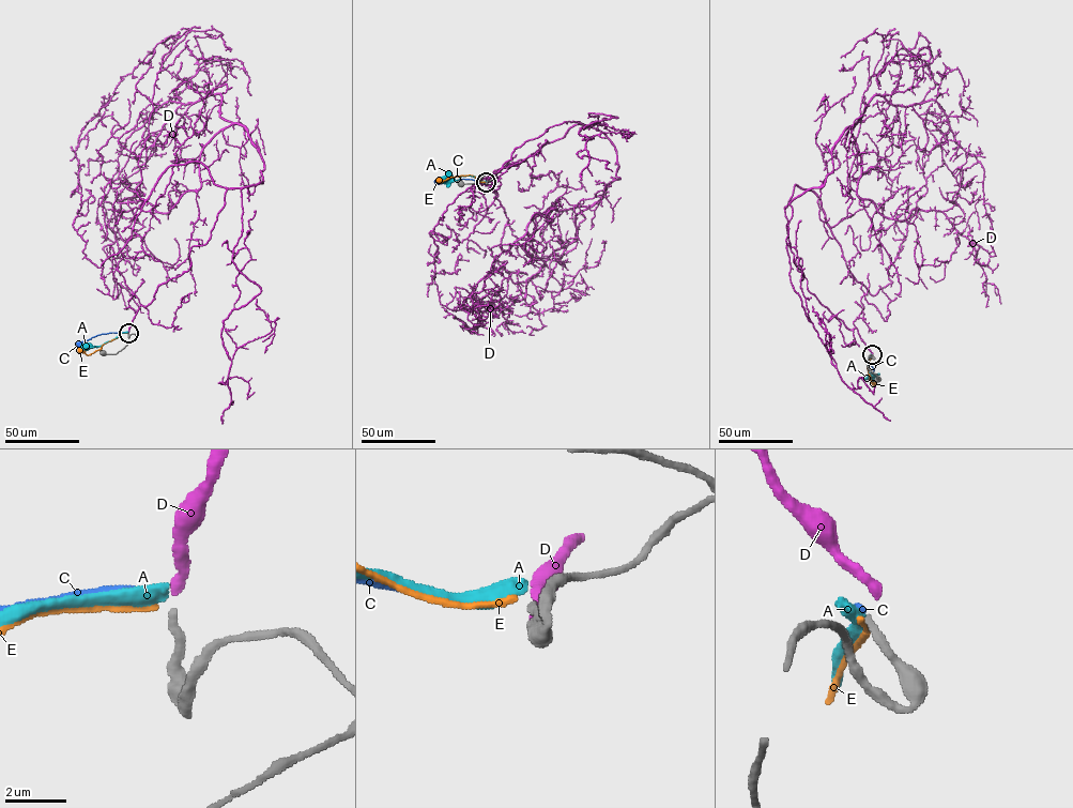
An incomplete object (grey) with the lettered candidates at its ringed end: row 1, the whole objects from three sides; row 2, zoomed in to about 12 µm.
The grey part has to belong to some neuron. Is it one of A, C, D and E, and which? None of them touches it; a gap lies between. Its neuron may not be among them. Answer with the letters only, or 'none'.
none

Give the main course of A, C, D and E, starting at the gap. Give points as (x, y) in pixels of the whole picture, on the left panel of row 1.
A: (127, 333), (100, 346), (85, 347)
C: (127, 332), (103, 333), (78, 344)
D: (128, 332), (227, 189), (262, 181), (242, 126), (170, 212), (120, 204), (104, 250), (143, 313)
E: (127, 333), (122, 333), (90, 354), (81, 350)

